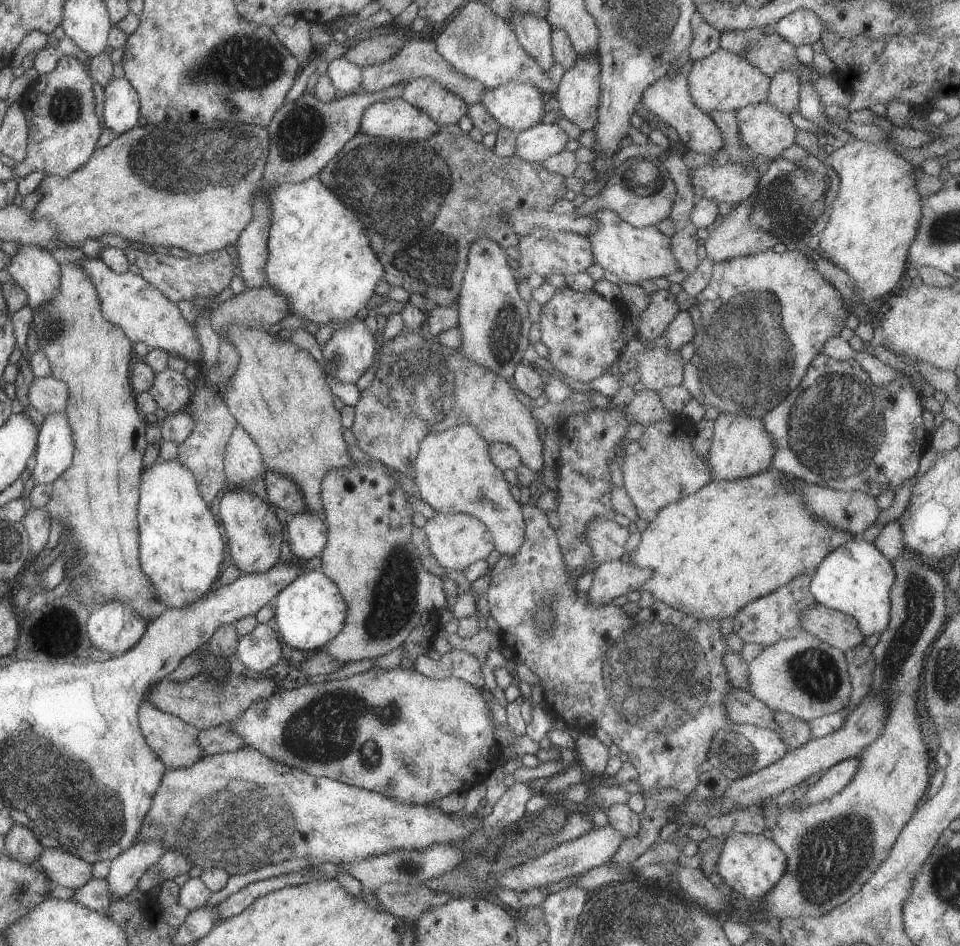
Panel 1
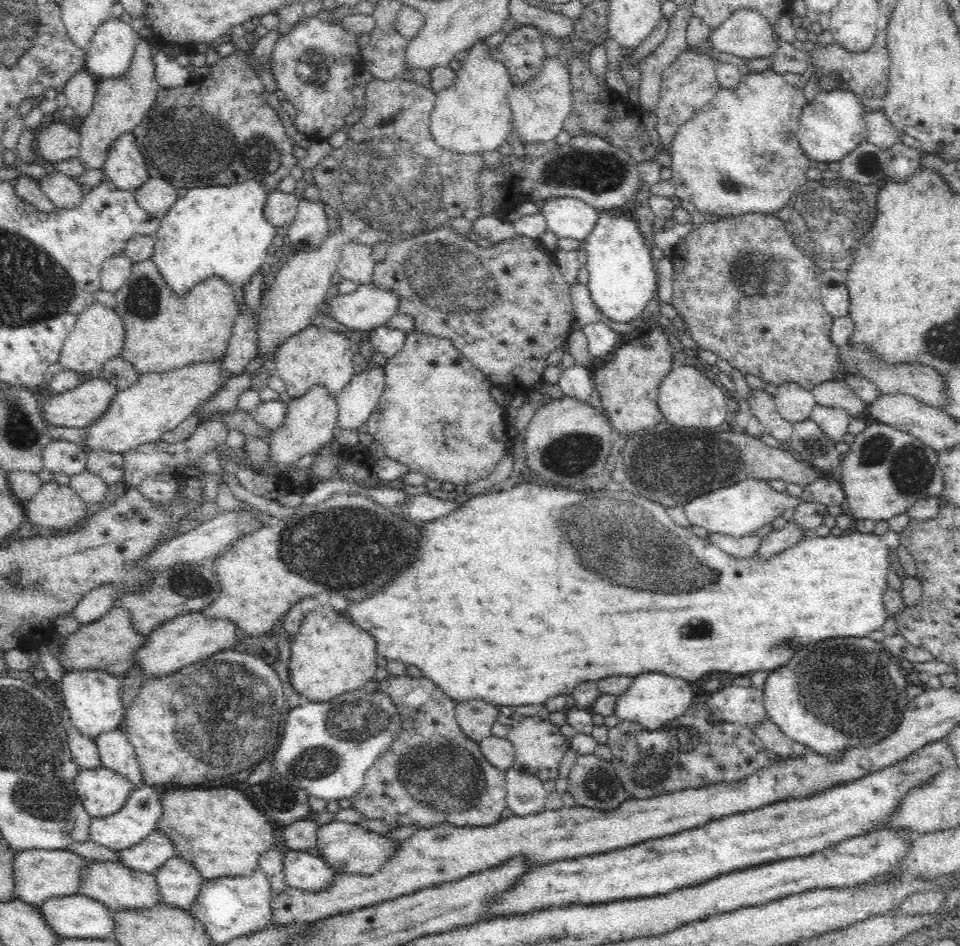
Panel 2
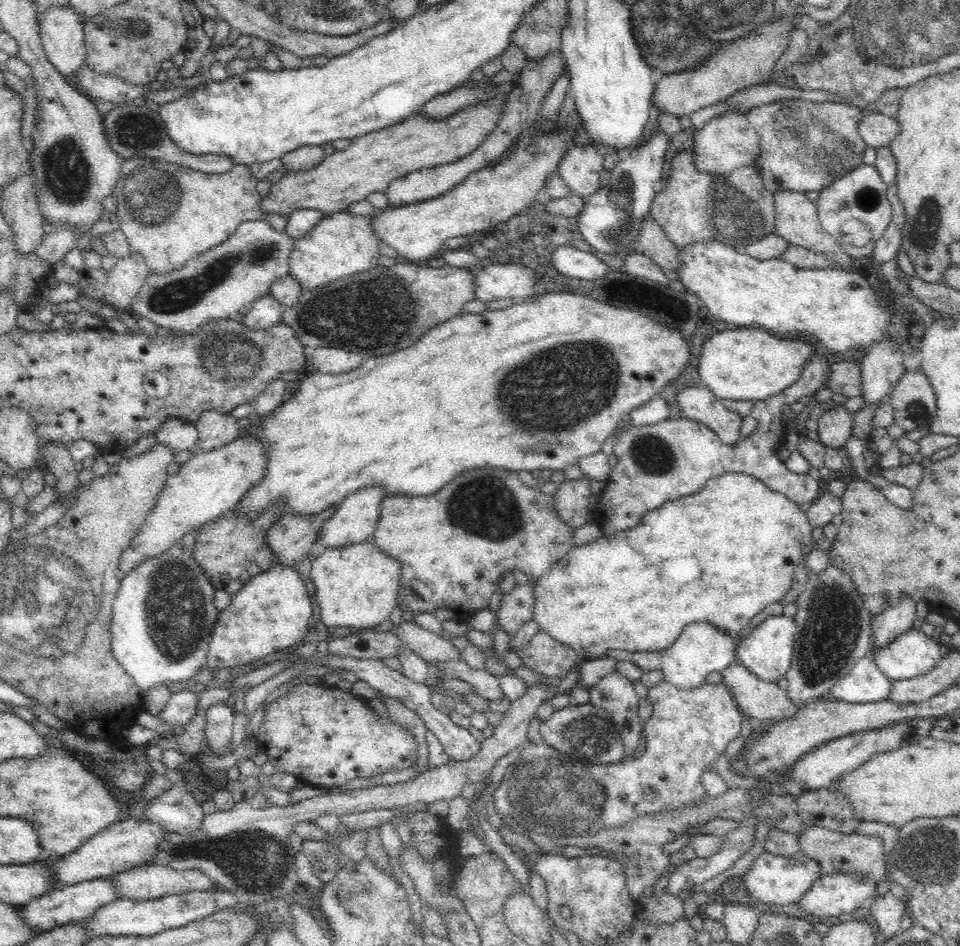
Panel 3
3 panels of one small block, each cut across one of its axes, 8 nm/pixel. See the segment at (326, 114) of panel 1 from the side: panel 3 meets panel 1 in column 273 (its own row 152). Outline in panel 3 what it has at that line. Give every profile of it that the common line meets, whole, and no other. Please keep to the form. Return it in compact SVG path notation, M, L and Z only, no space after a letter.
M118 104L117 107L103 116L102 121L104 121L104 131L106 131L108 145L122 155L122 160L135 156L164 159L164 161L170 163L178 163L182 167L190 167L205 173L218 174L232 170L232 167L235 165L232 163L232 157L228 157L228 155L196 155L178 148L178 145L168 136L160 115L156 111L148 109L145 105Z

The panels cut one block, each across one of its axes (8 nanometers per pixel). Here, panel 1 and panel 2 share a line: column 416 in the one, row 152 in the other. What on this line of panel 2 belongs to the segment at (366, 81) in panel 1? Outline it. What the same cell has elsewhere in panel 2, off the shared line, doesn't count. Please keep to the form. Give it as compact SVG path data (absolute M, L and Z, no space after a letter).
M53 122L36 130L34 142L45 161L62 162L78 155L80 135L65 122Z

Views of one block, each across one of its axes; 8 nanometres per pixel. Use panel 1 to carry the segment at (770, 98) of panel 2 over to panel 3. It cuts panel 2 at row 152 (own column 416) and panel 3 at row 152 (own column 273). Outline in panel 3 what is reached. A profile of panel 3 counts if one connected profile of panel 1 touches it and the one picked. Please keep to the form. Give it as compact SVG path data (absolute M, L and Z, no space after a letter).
M722 112L693 132L694 167L711 175L727 175L743 166L754 165L760 152L759 134L744 114Z

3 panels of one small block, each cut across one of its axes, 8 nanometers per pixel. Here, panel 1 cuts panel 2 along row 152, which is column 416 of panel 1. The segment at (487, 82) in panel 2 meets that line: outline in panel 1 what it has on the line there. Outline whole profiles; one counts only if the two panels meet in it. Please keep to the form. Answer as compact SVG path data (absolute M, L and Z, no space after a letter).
M458 425L424 437L414 463L414 482L422 500L442 514L464 513L481 520L492 533L495 549L511 558L524 544L525 520L520 501L510 491L504 471L492 460L489 443L472 425Z

